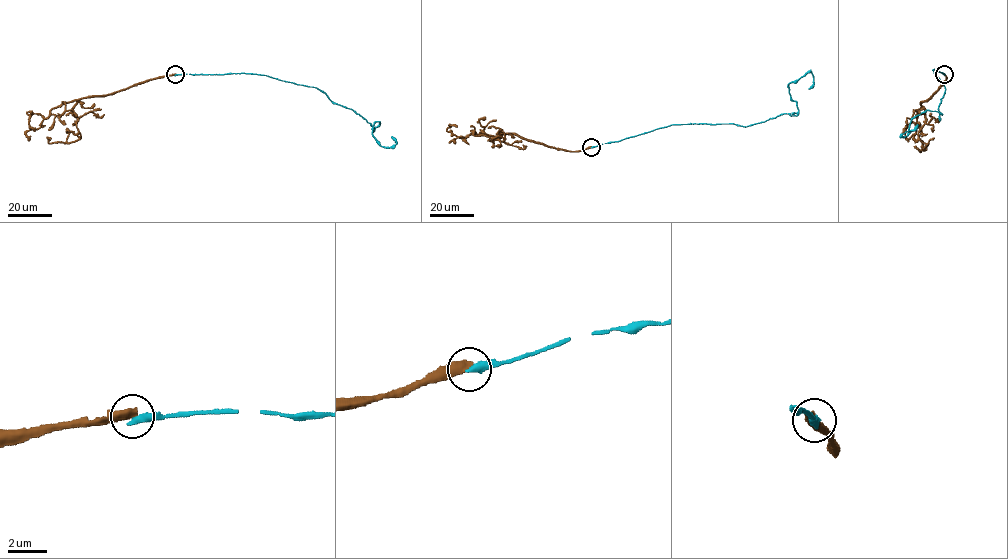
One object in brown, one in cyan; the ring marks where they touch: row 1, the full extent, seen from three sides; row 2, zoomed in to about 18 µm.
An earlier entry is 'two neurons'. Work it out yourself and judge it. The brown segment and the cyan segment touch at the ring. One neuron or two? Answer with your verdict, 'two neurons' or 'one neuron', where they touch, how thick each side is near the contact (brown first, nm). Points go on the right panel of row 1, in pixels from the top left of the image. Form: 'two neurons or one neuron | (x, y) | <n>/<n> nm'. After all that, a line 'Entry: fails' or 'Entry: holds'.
two neurons | (944, 74) | 550/400 nm
Entry: holds

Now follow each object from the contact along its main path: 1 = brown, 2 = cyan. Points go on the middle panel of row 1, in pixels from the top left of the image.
1: (591, 147), (566, 150), (514, 134), (501, 134), (493, 140), (501, 130), (504, 137), (474, 135), (470, 130)
2: (591, 147), (672, 124), (748, 126), (784, 113), (796, 115), (788, 85), (811, 72), (809, 89)

